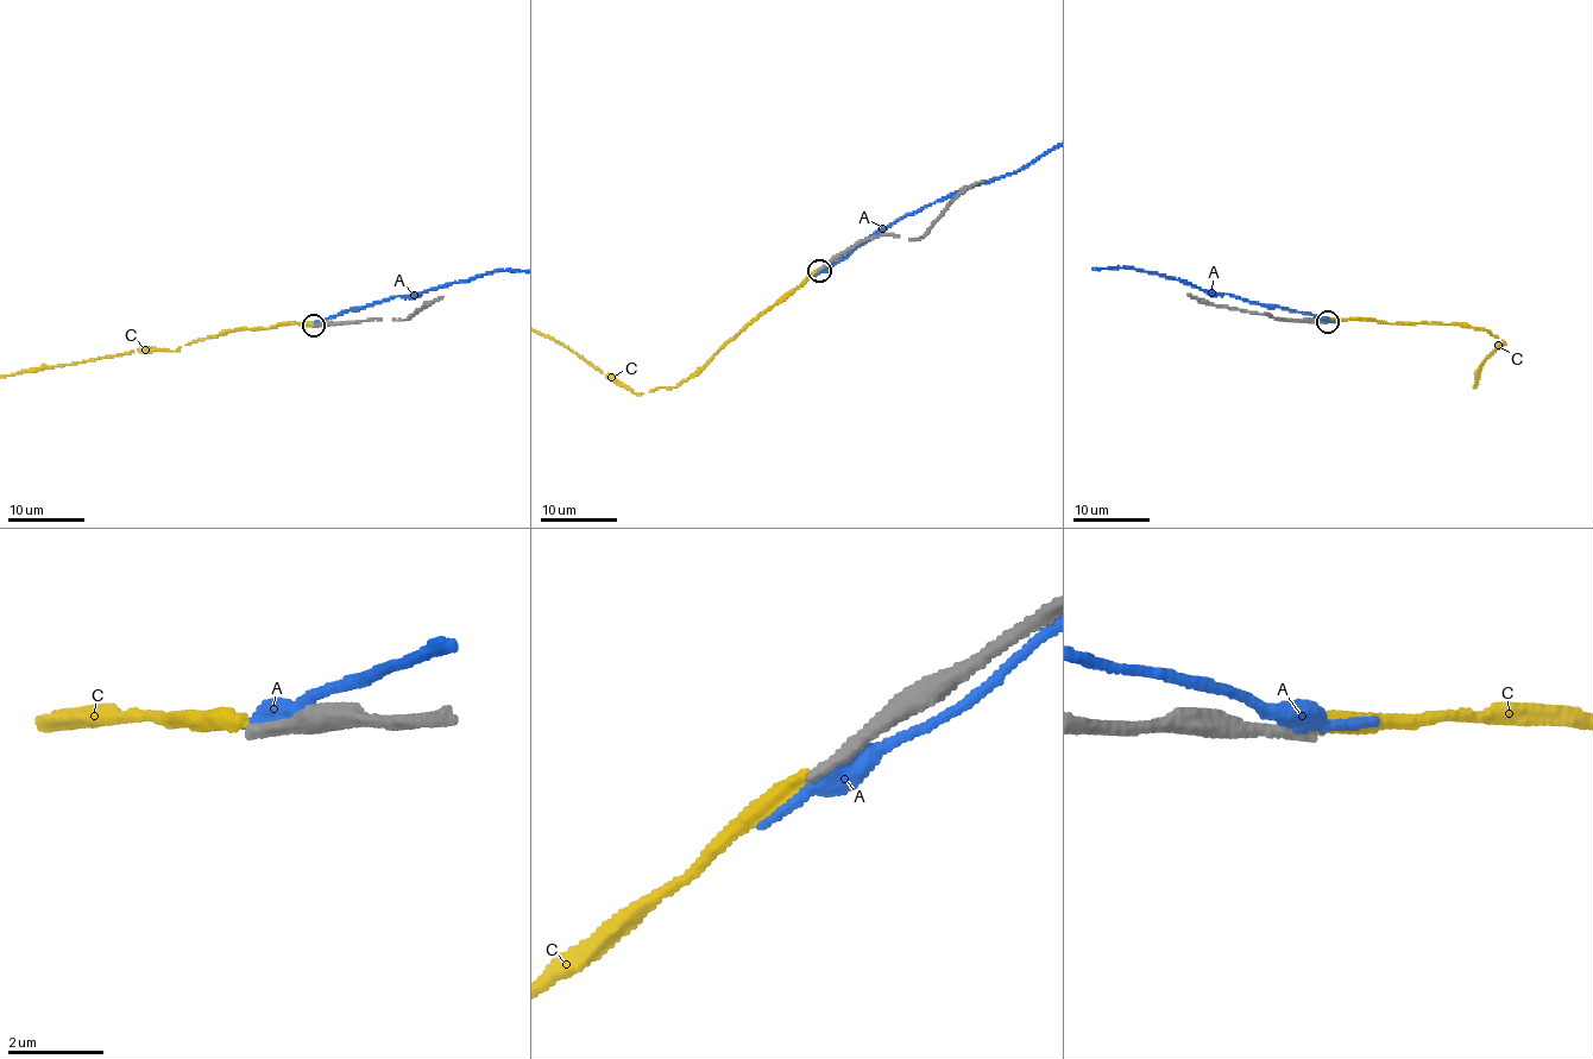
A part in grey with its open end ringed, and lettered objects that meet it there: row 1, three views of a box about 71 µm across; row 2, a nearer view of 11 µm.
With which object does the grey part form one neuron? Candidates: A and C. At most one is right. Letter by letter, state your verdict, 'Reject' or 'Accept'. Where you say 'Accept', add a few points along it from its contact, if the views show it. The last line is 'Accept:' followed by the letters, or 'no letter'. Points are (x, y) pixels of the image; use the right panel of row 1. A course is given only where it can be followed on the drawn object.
A: Reject
C: Reject
Accept: no letter

